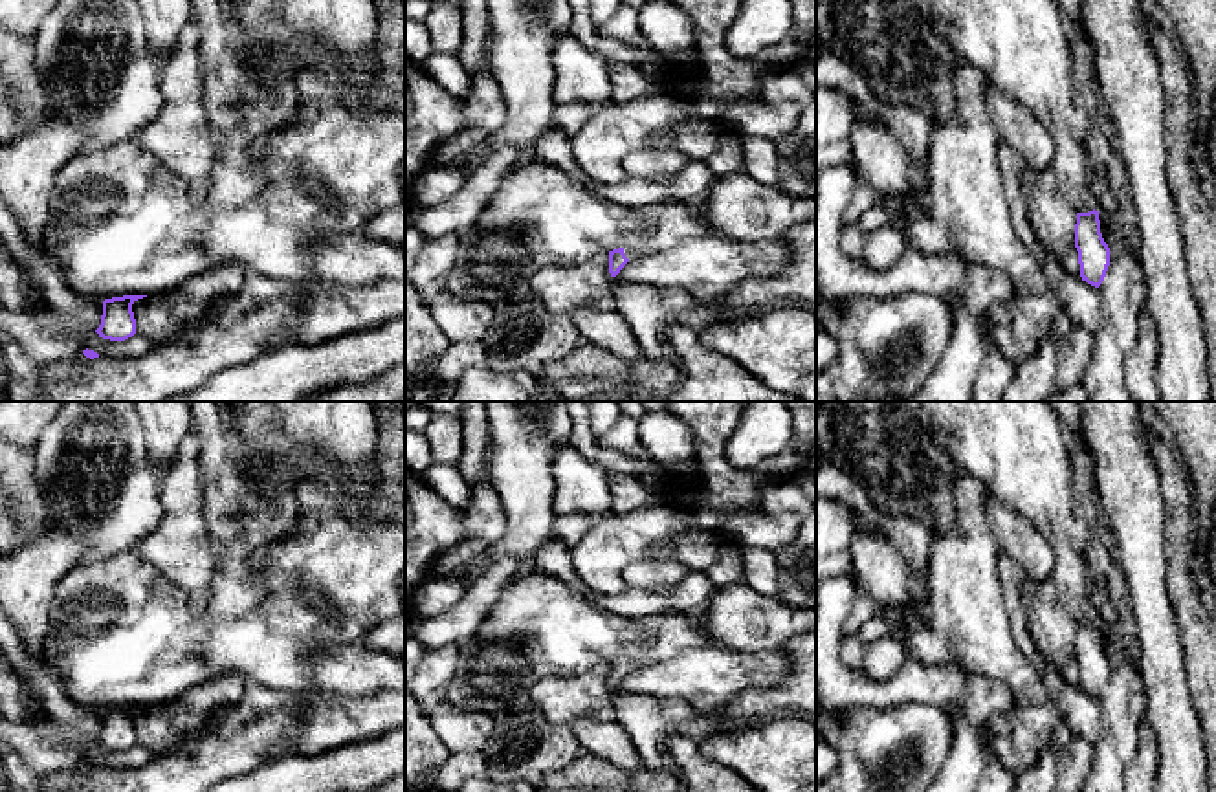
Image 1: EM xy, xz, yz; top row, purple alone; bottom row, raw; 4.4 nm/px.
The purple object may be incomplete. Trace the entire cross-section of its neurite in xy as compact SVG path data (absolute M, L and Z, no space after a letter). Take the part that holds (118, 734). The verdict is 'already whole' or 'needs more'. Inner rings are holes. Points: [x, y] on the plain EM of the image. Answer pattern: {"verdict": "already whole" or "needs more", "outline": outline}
{"verdict": "already whole", "outline": "M123 706L103 711L101 735L95 741L99 748L125 752L136 744L132 715L147 706Z"}

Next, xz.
{"verdict": "needs more", "outline": "M618 658L609 662L609 684L611 688L616 688L620 680L629 673L640 667L642 662L636 658Z"}

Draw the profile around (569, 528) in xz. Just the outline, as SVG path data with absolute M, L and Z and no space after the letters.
M591 513L558 515L552 526L552 537L563 541L569 548L572 548L594 522L596 517L592 517Z

